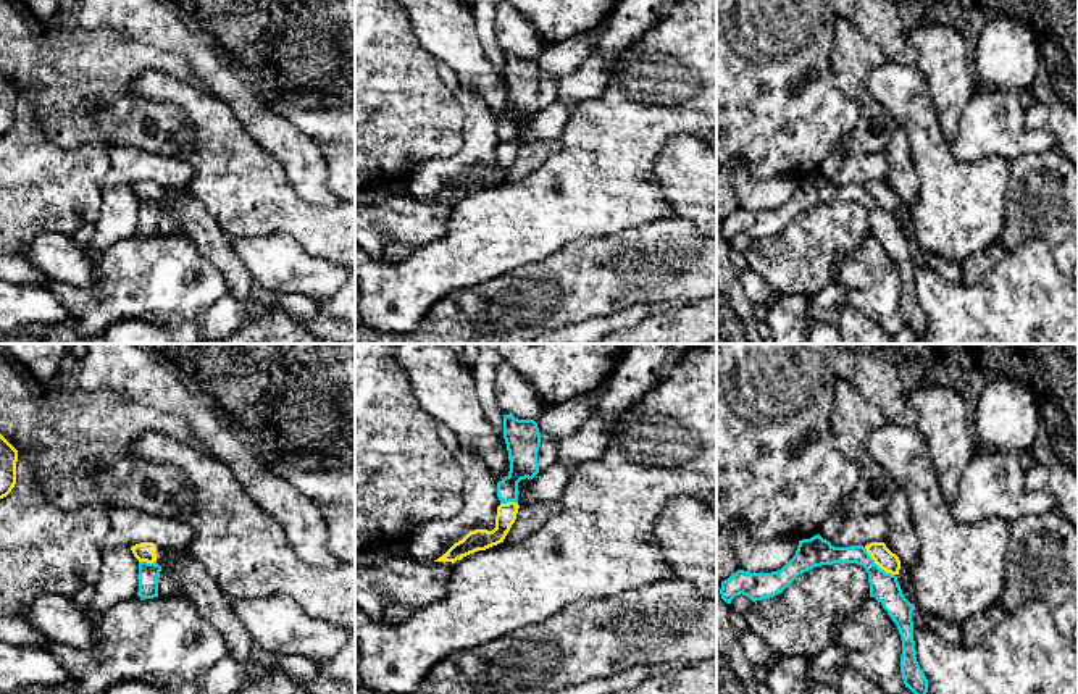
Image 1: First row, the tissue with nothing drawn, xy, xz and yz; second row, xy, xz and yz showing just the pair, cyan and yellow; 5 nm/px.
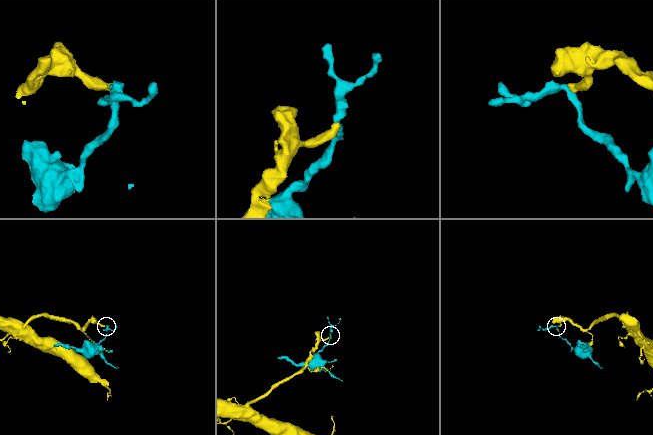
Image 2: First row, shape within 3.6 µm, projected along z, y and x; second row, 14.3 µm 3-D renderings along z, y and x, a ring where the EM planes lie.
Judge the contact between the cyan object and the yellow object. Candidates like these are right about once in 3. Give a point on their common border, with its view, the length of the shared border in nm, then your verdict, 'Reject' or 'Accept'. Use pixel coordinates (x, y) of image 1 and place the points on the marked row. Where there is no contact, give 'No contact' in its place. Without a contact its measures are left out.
Touches cyan at yz (877, 565). Shared border 220 nm. Reject

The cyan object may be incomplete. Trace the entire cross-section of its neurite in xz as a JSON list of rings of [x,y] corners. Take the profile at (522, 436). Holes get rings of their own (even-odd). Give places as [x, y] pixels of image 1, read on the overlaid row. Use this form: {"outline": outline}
{"outline": [[[503,415],[503,439],[508,450],[510,471],[497,483],[497,497],[500,504],[518,504],[518,483],[526,478],[533,479],[539,473],[541,433],[534,420]]]}

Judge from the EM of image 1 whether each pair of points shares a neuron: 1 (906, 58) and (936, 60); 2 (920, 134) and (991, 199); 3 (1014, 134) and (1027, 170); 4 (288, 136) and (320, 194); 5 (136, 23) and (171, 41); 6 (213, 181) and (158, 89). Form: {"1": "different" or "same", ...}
{"1": "different", "2": "same", "3": "different", "4": "same", "5": "same", "6": "same"}

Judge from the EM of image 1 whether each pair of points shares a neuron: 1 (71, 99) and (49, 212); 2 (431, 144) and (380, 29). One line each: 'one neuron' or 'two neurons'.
1: two neurons
2: one neuron

